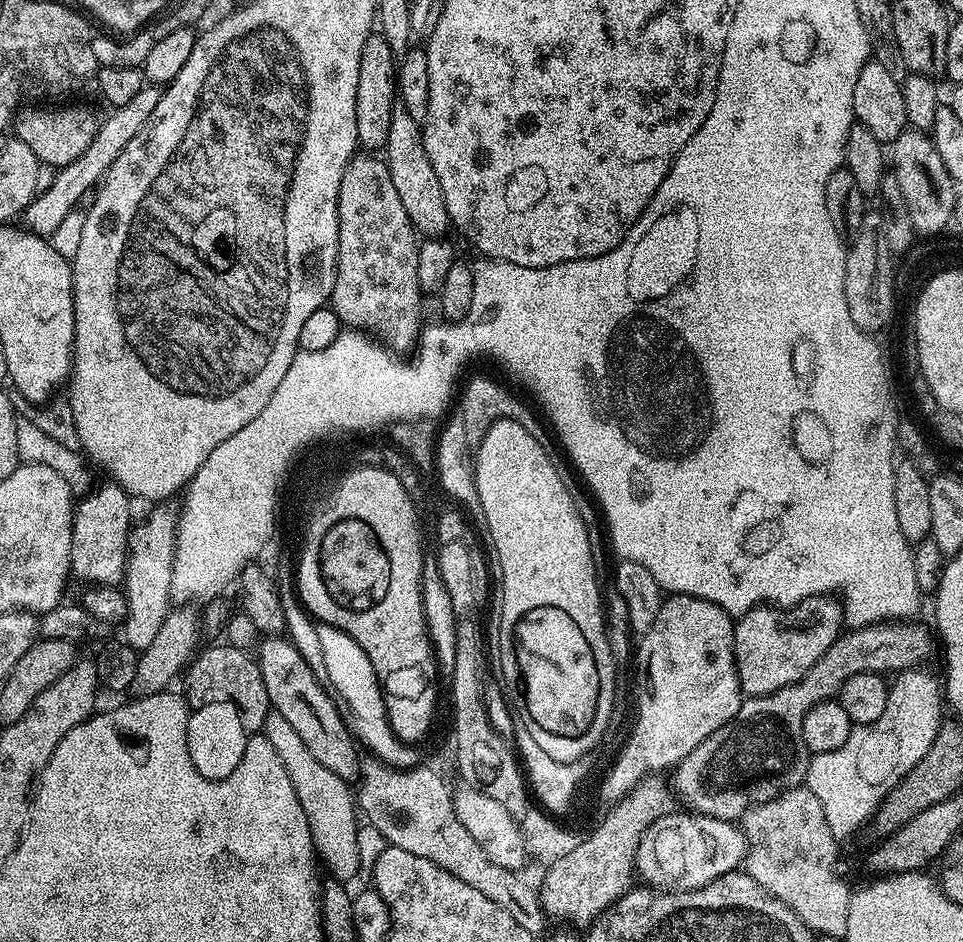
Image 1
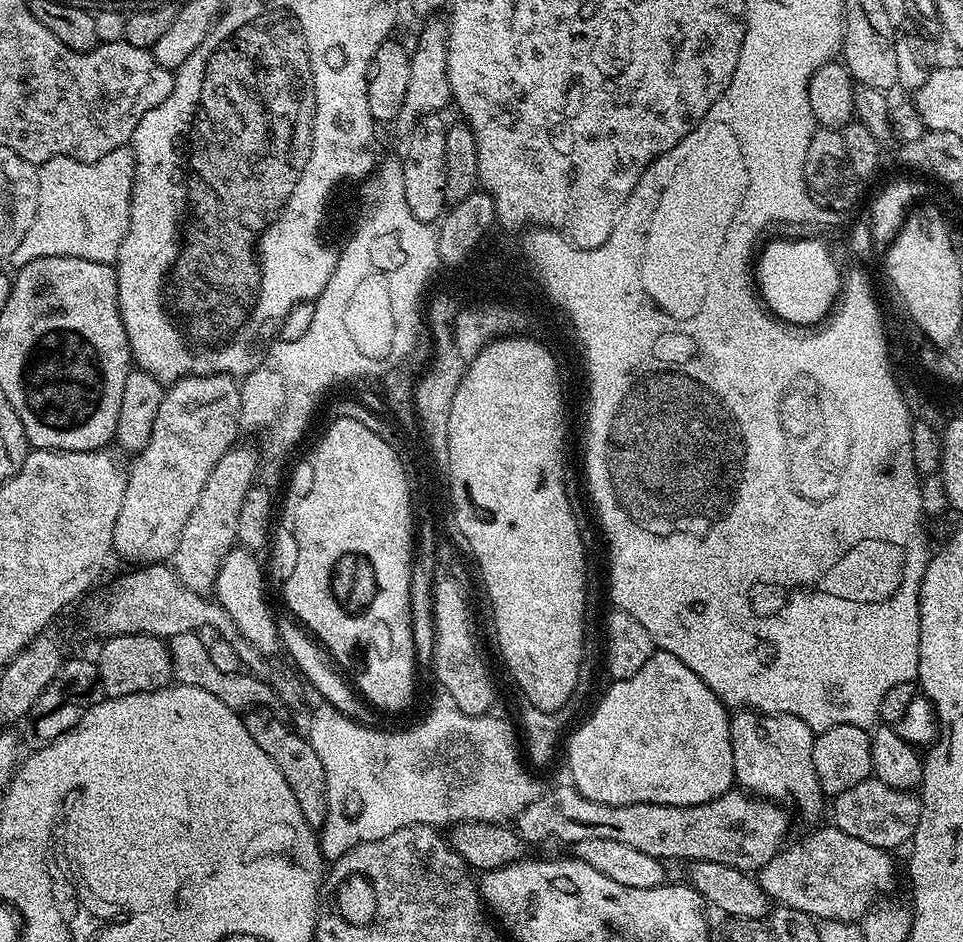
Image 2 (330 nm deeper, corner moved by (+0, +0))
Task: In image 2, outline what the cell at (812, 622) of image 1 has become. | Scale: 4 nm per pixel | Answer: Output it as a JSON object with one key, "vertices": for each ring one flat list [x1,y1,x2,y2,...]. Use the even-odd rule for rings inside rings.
{"vertices":[[740,710,731,722,735,783,741,789,768,798,785,796,808,820,818,819,823,812,825,815,826,794,820,789,814,770,816,736,802,718]]}

